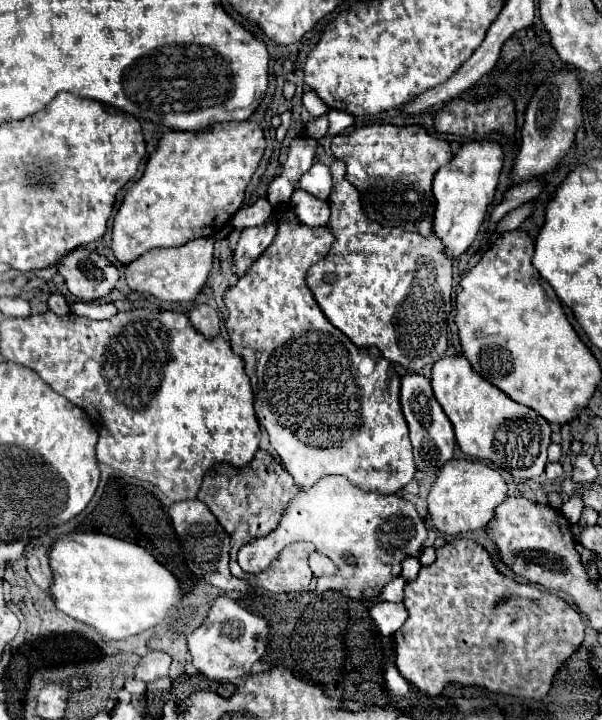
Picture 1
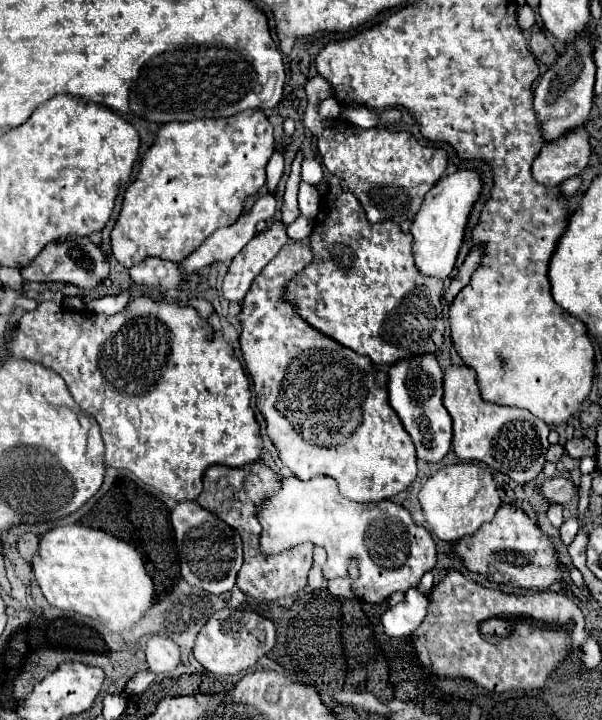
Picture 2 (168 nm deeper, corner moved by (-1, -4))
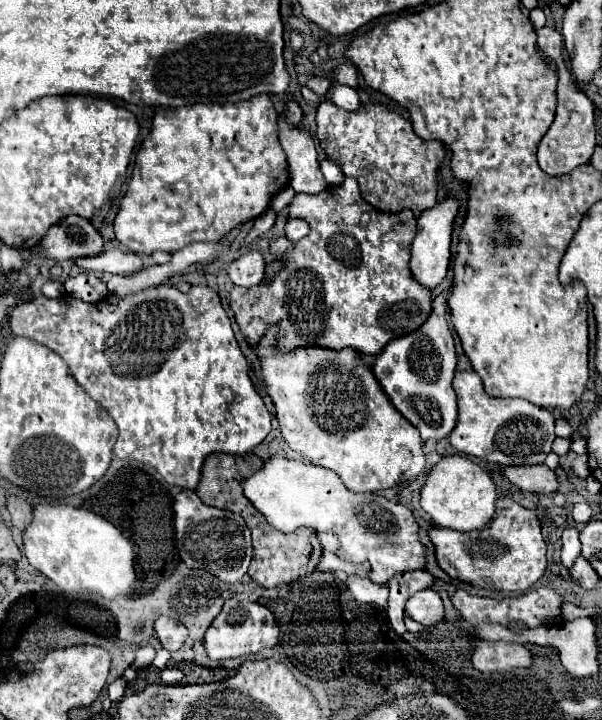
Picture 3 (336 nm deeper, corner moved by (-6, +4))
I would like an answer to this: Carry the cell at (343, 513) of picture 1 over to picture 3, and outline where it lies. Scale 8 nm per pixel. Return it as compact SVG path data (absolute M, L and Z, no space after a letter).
M271 456L261 470L243 480L243 494L281 532L293 532L299 526L335 532L341 540L337 556L353 564L369 562L369 578L377 584L387 584L395 572L425 568L425 546L419 542L419 526L411 510L371 492L353 494L327 468Z

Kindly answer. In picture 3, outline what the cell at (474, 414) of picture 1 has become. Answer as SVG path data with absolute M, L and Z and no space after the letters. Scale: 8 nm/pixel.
M457 372L453 388L457 392L459 418L457 426L449 434L449 442L455 450L483 458L499 466L545 462L555 440L553 416L545 408L539 408L519 398L491 398L475 372Z

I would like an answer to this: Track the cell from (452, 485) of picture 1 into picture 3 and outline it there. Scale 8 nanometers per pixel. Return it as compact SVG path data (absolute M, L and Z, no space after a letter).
M445 456L445 458L441 458L431 468L431 472L429 472L429 476L427 476L427 480L421 488L421 508L431 516L433 524L443 526L443 528L453 528L453 530L465 530L465 532L481 528L491 520L491 516L495 512L495 498L497 498L495 484L489 478L489 474L465 456Z

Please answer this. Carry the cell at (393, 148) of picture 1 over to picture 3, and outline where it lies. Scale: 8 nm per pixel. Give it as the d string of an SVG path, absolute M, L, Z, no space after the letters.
M323 100L317 108L317 138L321 148L325 150L331 160L337 160L345 172L345 176L353 176L359 180L363 198L381 212L399 212L399 210L413 210L419 216L423 210L435 206L437 202L437 168L445 158L445 146L439 140L421 140L409 120L391 112L379 104L361 104L359 110L347 112L335 106L329 100Z

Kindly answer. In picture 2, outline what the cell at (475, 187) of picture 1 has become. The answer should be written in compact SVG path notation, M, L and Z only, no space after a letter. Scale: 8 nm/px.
M462 168L462 170L456 170L454 174L442 178L440 182L436 182L434 188L426 194L422 208L416 214L416 220L412 224L414 258L416 258L416 266L422 274L436 276L442 280L450 278L458 252L460 252L460 246L464 242L464 232L466 232L470 212L472 212L474 204L478 202L482 188L484 188L482 172L476 168Z

